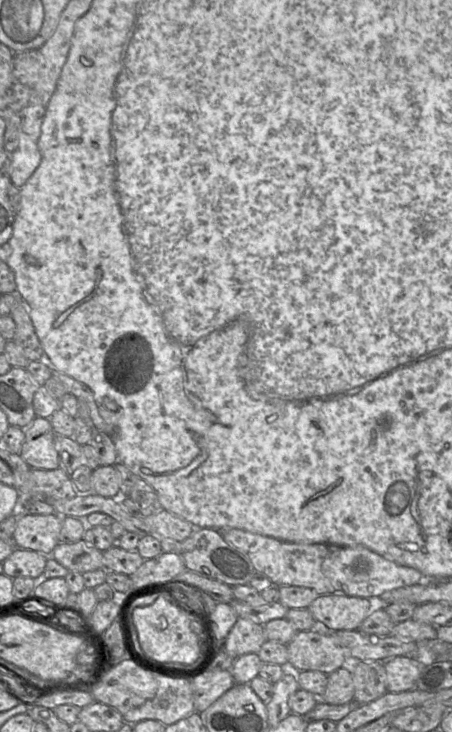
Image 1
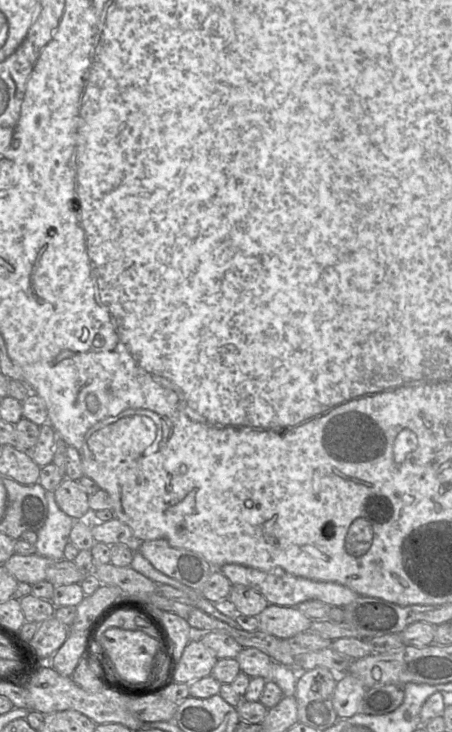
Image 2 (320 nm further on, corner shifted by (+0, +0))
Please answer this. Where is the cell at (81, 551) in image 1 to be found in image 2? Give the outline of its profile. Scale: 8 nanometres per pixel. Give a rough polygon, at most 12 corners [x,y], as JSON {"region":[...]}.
{"region":[[14,554],[3,566],[18,582],[46,580],[53,562],[38,554]]}

